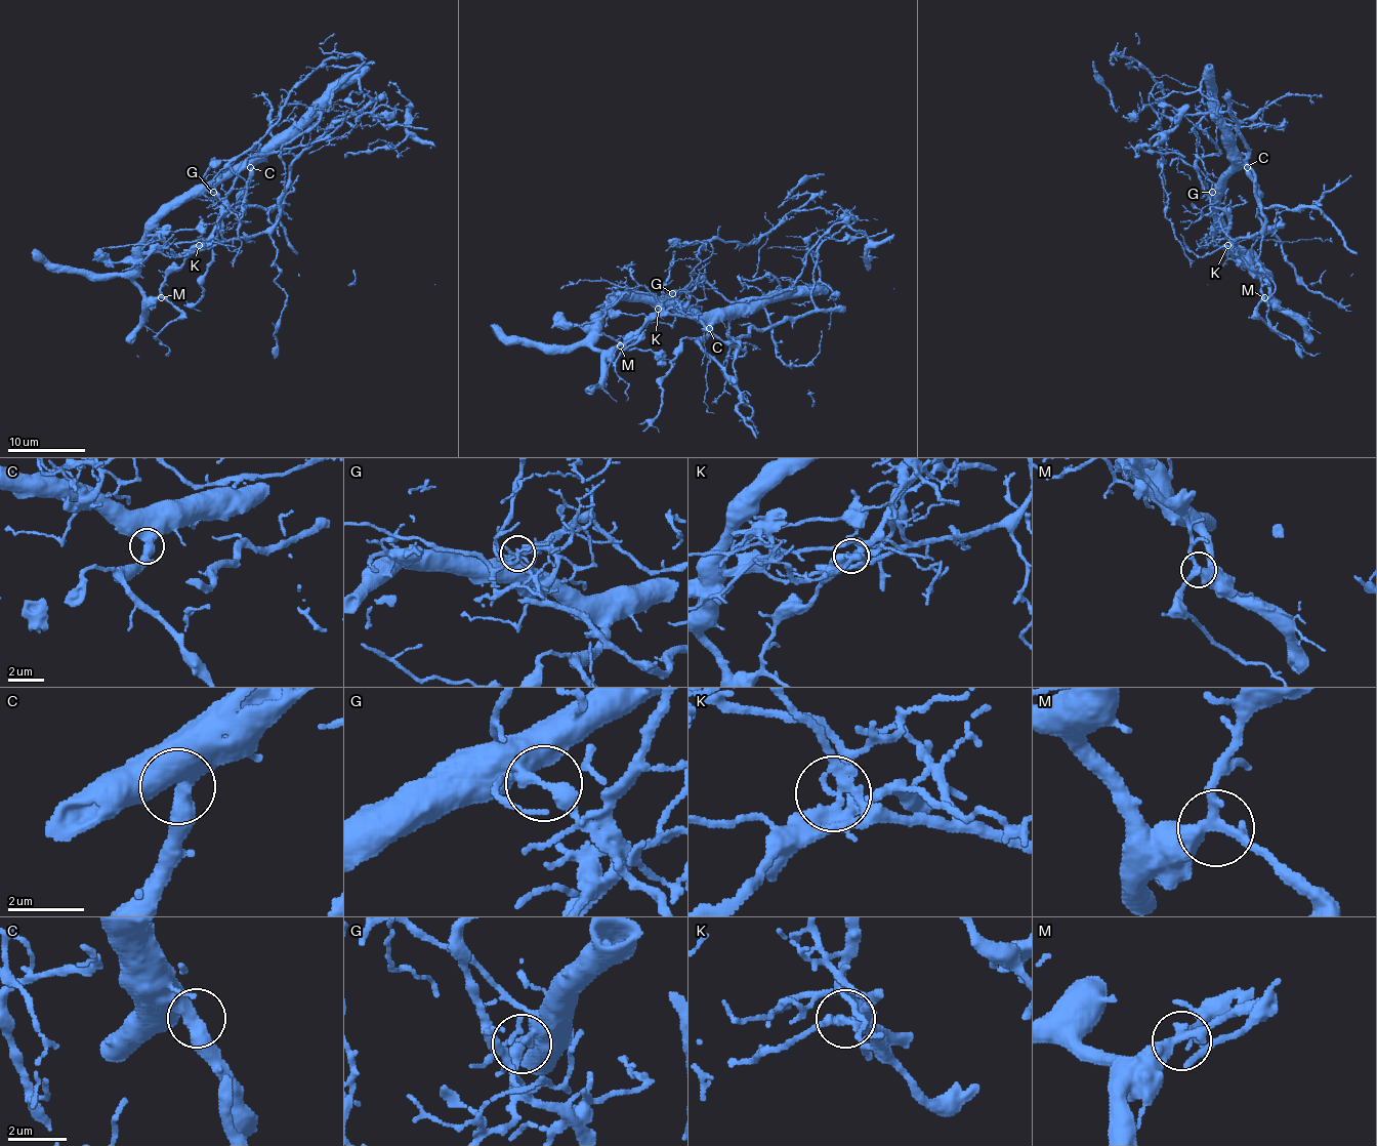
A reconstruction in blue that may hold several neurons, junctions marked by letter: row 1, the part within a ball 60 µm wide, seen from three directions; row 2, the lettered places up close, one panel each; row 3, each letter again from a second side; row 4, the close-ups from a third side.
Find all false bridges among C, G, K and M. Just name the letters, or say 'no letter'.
G, K

